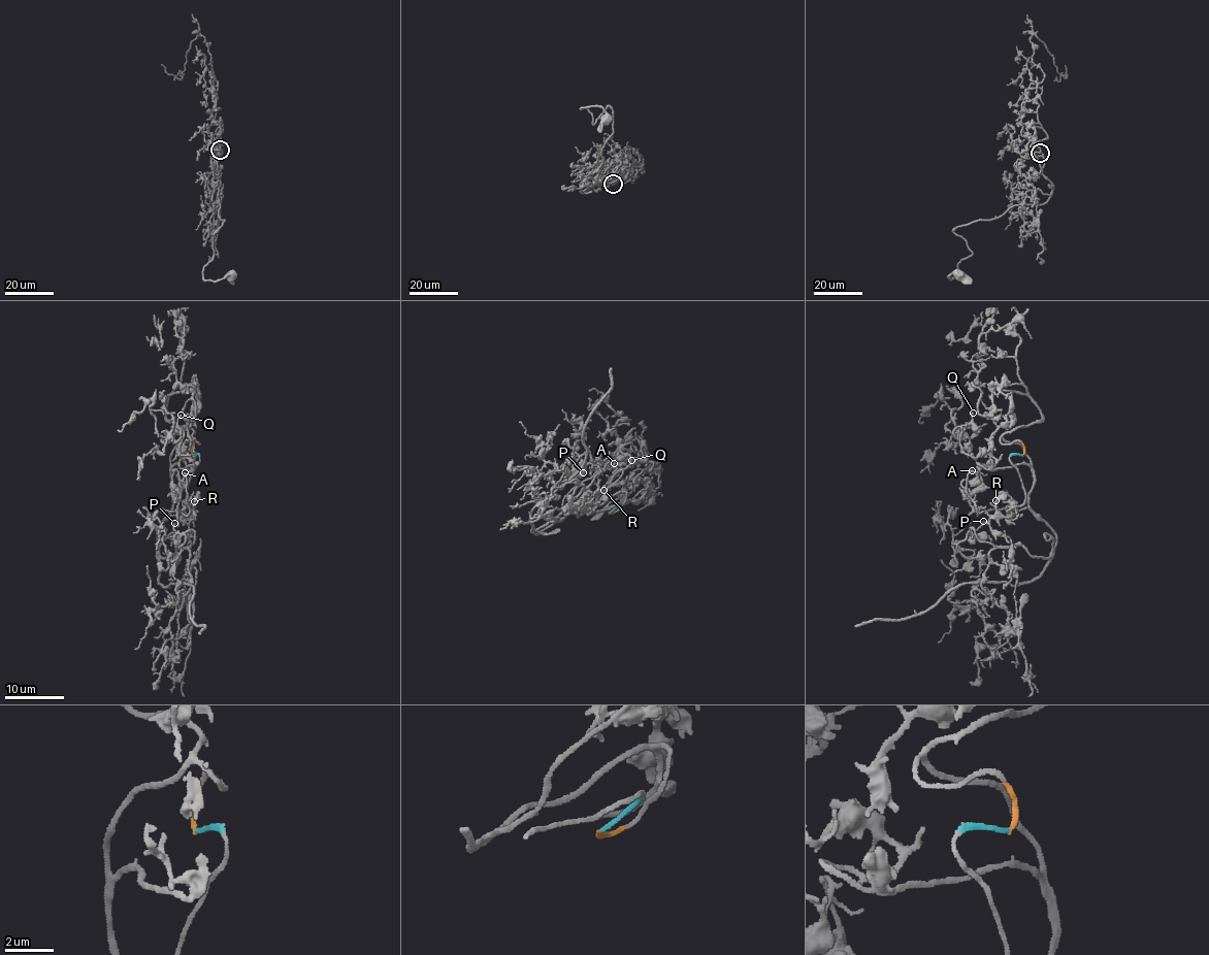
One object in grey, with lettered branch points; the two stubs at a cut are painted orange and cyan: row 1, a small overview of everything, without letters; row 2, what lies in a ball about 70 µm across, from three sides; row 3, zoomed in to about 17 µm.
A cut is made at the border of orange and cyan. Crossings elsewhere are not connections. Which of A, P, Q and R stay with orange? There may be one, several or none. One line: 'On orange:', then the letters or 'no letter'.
On orange: A, P, Q

